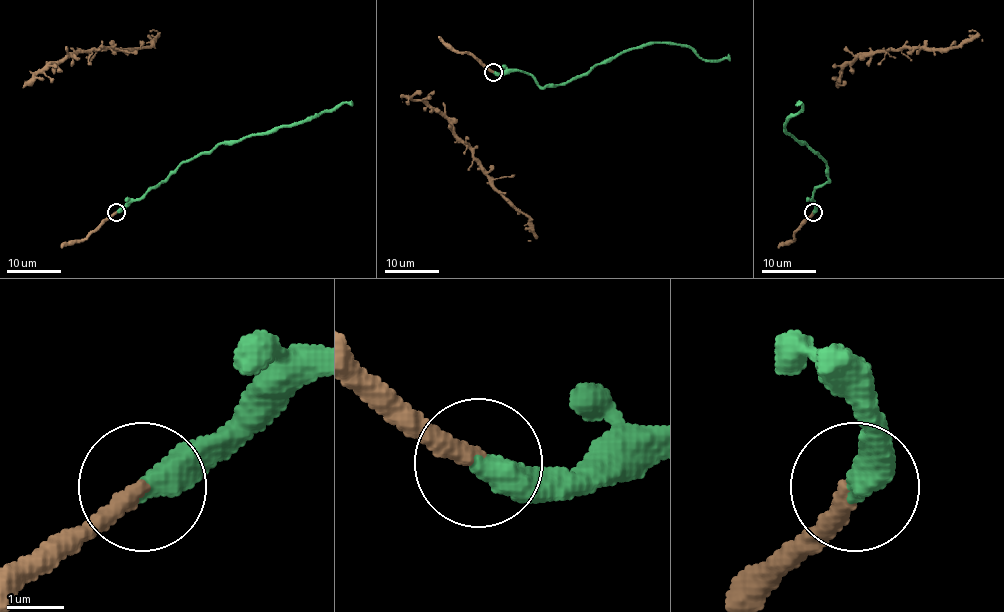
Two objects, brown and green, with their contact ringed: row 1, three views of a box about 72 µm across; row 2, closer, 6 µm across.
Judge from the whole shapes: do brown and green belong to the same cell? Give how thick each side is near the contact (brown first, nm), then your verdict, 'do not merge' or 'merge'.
320/500 nm | merge

